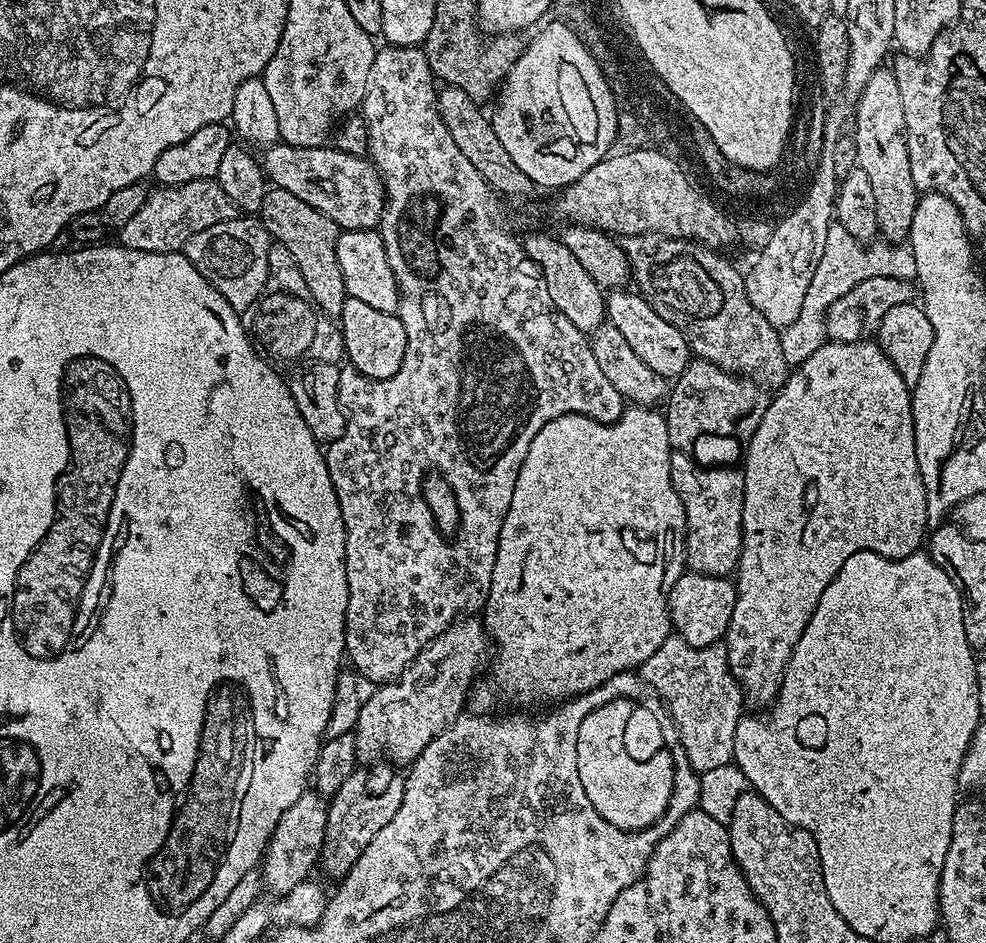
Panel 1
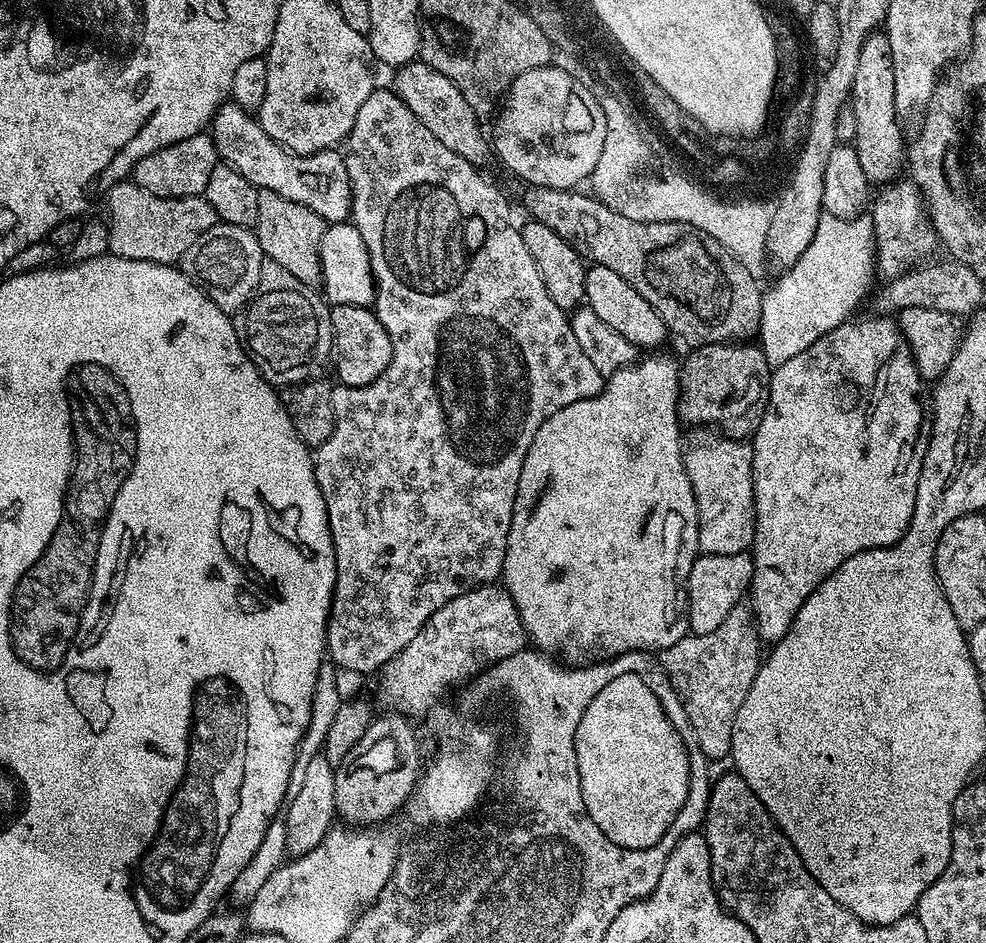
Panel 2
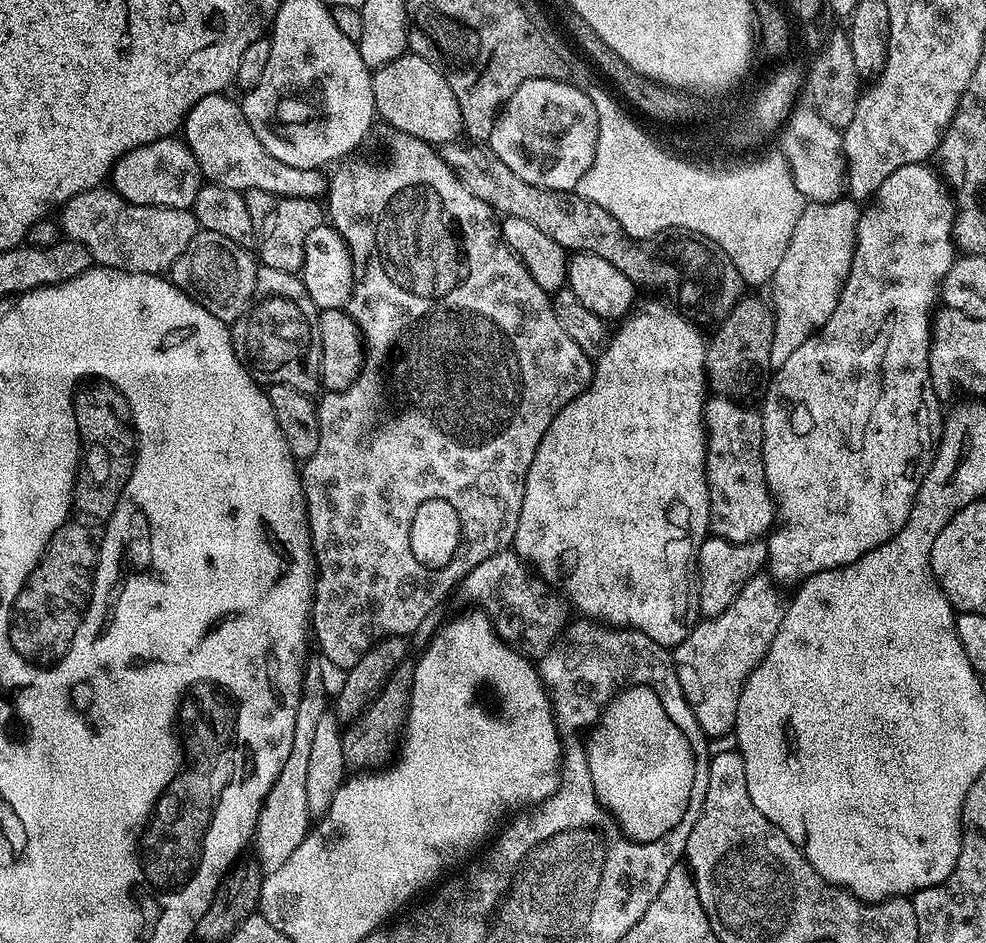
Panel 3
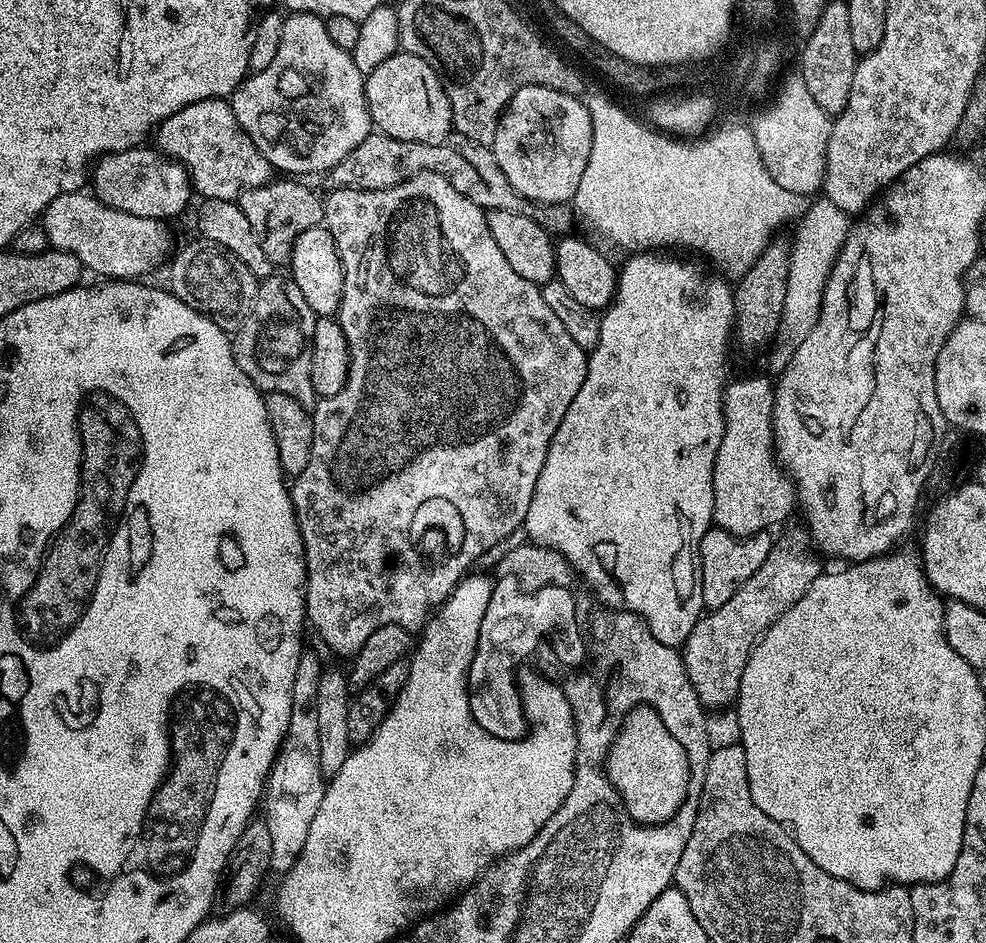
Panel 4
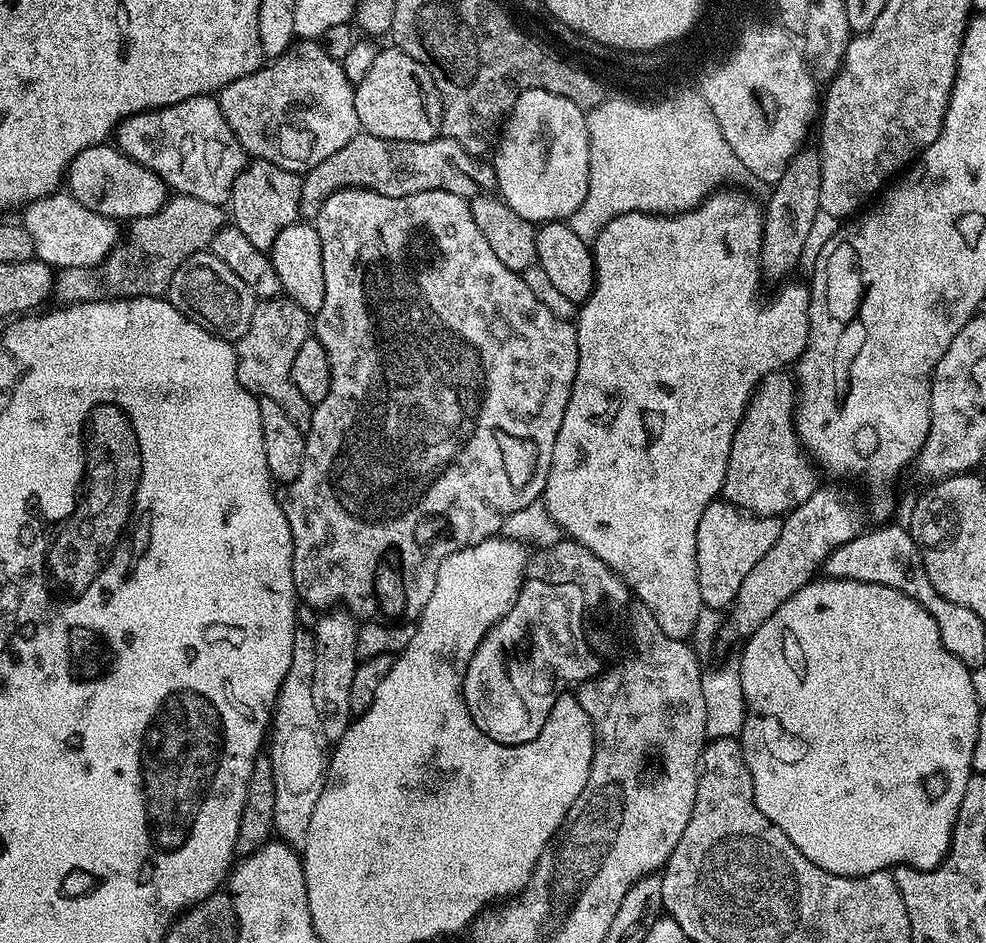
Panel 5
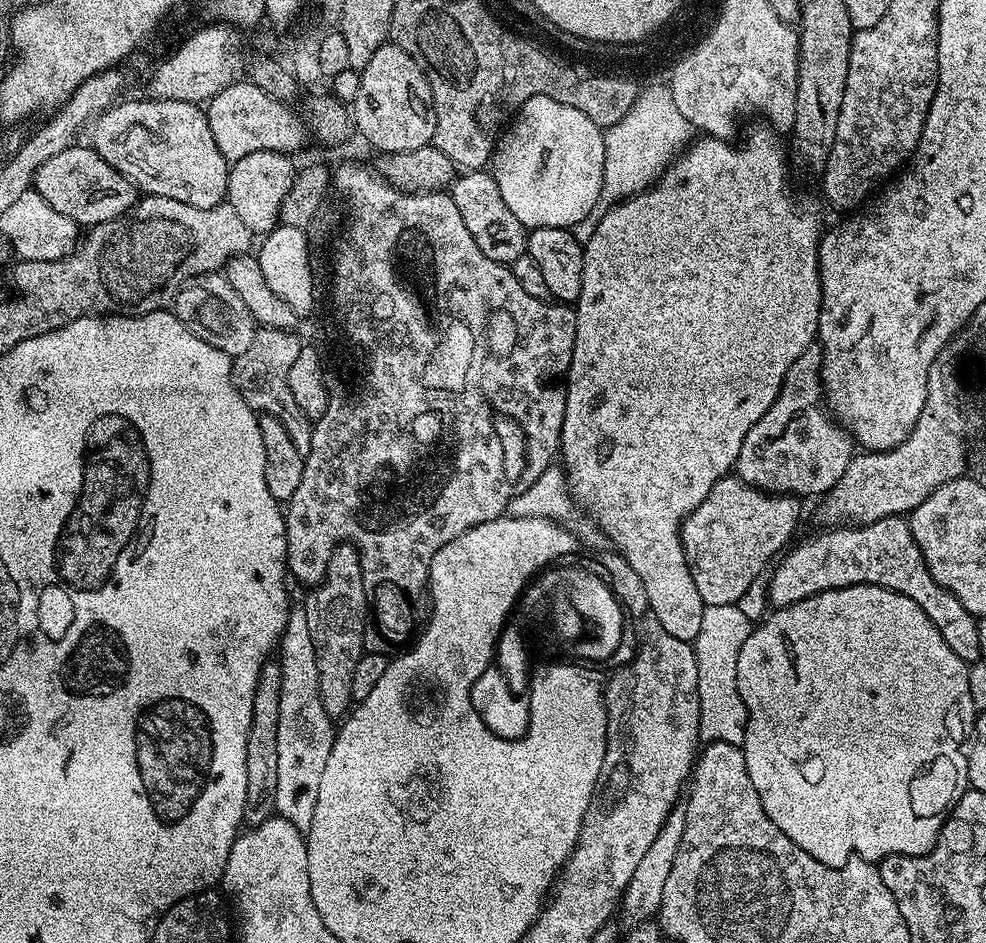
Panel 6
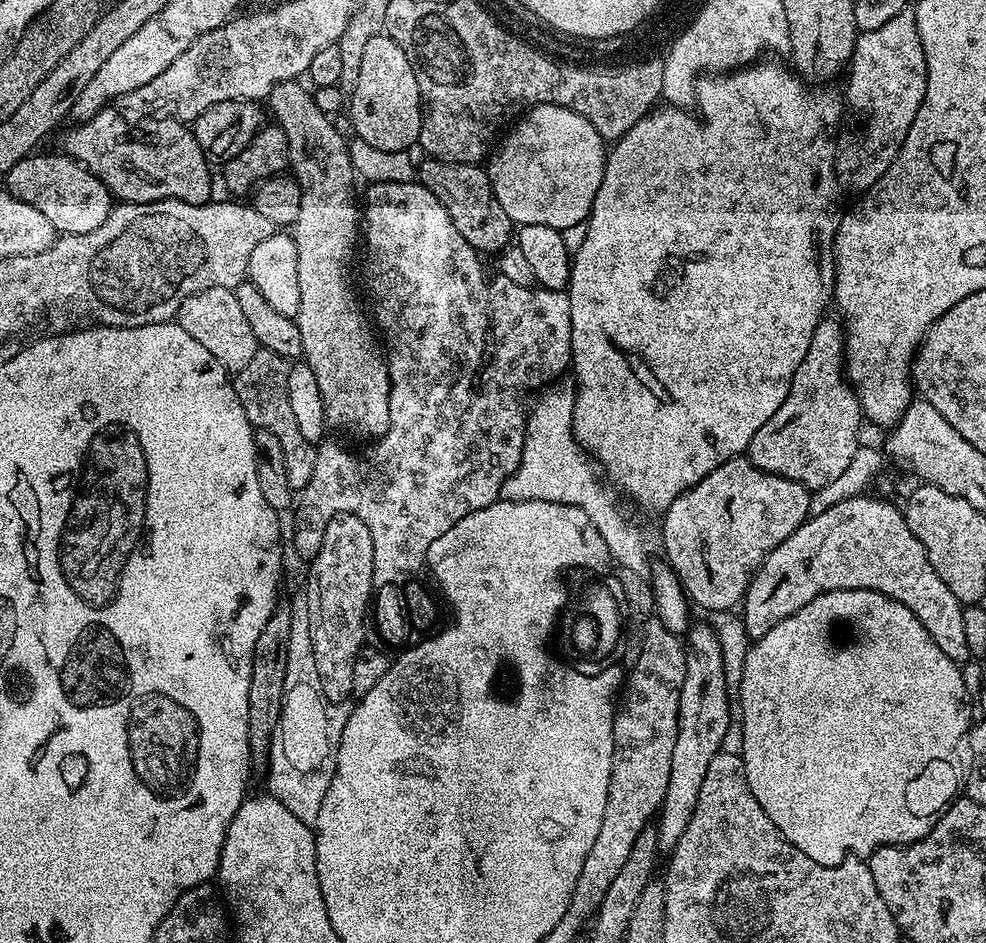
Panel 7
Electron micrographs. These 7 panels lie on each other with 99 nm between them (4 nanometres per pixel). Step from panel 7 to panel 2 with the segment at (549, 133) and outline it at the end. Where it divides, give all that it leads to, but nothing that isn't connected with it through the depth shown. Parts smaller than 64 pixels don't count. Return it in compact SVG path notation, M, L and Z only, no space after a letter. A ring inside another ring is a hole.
M549 66L526 70L512 83L506 93L506 99L499 109L496 120L496 140L494 138L495 155L516 176L521 176L528 186L538 188L571 188L575 189L579 180L587 181L590 177L588 168L592 168L592 160L596 160L596 152L600 152L606 138L606 125L603 108L599 99L577 77L562 68Z

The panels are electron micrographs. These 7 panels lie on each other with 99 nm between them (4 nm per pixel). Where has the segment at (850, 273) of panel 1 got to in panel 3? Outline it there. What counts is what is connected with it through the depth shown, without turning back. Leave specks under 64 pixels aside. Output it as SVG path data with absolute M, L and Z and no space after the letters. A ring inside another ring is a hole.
M850 198L832 203L805 203L794 226L784 257L770 281L773 338L769 362L773 369L782 366L806 338L813 336L833 314L848 277L856 249L857 222L861 207Z

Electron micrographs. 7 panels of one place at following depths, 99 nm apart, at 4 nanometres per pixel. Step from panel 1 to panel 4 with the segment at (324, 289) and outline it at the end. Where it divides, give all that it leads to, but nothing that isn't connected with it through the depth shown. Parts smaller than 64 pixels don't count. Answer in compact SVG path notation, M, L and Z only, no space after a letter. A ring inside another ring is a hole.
M273 178L260 188L243 192L238 198L242 214L250 221L253 232L261 233L260 241L266 258L274 266L291 261L292 243L302 230L319 228L324 223L324 200L316 197L296 178Z

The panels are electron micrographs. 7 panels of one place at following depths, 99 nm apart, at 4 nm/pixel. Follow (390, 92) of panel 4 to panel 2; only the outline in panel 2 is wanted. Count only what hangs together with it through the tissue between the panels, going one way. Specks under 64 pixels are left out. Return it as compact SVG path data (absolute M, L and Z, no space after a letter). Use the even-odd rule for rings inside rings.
M423 62L399 65L395 72L396 95L402 98L402 102L406 102L406 106L419 118L422 126L426 126L426 130L430 130L430 134L434 134L434 138L438 138L438 142L446 146L446 150L454 150L454 154L466 158L466 162L484 166L489 156L492 156L492 146L480 129L481 117L470 110L470 102L462 98L462 90L458 90L458 86L454 86L454 82L446 78L446 74L438 74L438 70Z

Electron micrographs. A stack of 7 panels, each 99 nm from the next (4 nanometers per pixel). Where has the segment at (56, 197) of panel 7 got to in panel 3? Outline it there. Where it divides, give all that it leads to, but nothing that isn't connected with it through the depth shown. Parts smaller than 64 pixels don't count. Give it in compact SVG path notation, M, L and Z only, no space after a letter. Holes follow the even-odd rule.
M167 136L158 142L150 142L146 146L138 146L130 150L113 166L110 173L111 187L123 200L127 200L129 204L149 204L155 208L191 209L200 185L203 183L205 178L200 171L198 158L188 149L185 141L176 136Z

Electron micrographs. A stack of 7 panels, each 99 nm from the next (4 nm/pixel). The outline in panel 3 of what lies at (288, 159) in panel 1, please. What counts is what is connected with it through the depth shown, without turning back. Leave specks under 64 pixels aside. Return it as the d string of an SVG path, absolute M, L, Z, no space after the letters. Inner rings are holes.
M228 94L207 96L198 101L188 111L182 129L183 139L188 149L195 154L200 163L205 181L221 184L227 188L236 188L239 192L268 192L271 196L289 196L290 198L306 198L320 200L327 193L330 180L318 168L299 168L286 166L286 162L278 162L262 142L258 142L258 134L250 130L250 122L246 122L246 114L239 103L236 104Z

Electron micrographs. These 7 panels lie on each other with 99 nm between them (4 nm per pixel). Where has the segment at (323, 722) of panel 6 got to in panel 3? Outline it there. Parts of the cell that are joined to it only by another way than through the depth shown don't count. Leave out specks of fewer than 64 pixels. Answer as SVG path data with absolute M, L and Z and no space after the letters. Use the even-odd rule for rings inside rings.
M309 655L298 702L298 718L294 718L294 746L290 746L290 758L286 758L258 814L254 837L257 860L255 863L264 874L278 870L278 866L282 866L282 862L286 862L286 858L290 858L290 854L294 854L294 850L302 846L310 831L310 817L306 806L306 773L310 762L310 741L314 738L318 722L322 722L330 708L330 692L328 696L328 688L324 685L324 668L326 669L325 661L319 655Z

